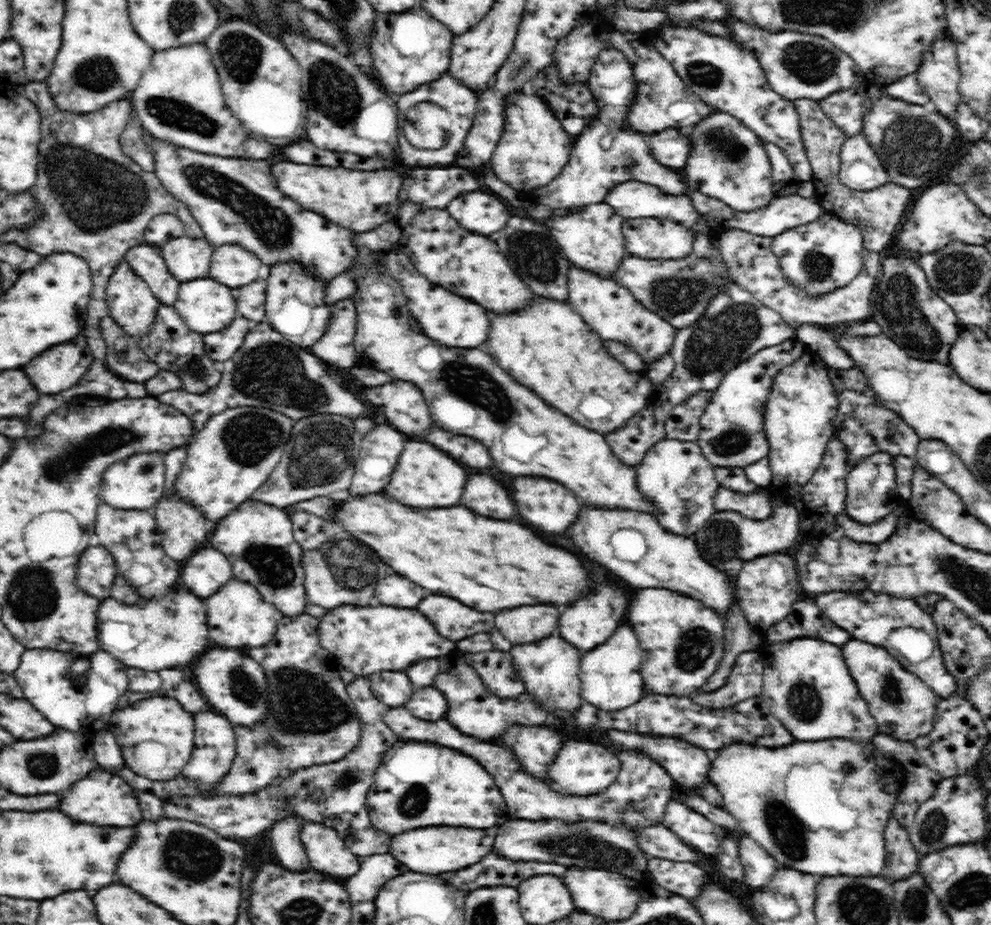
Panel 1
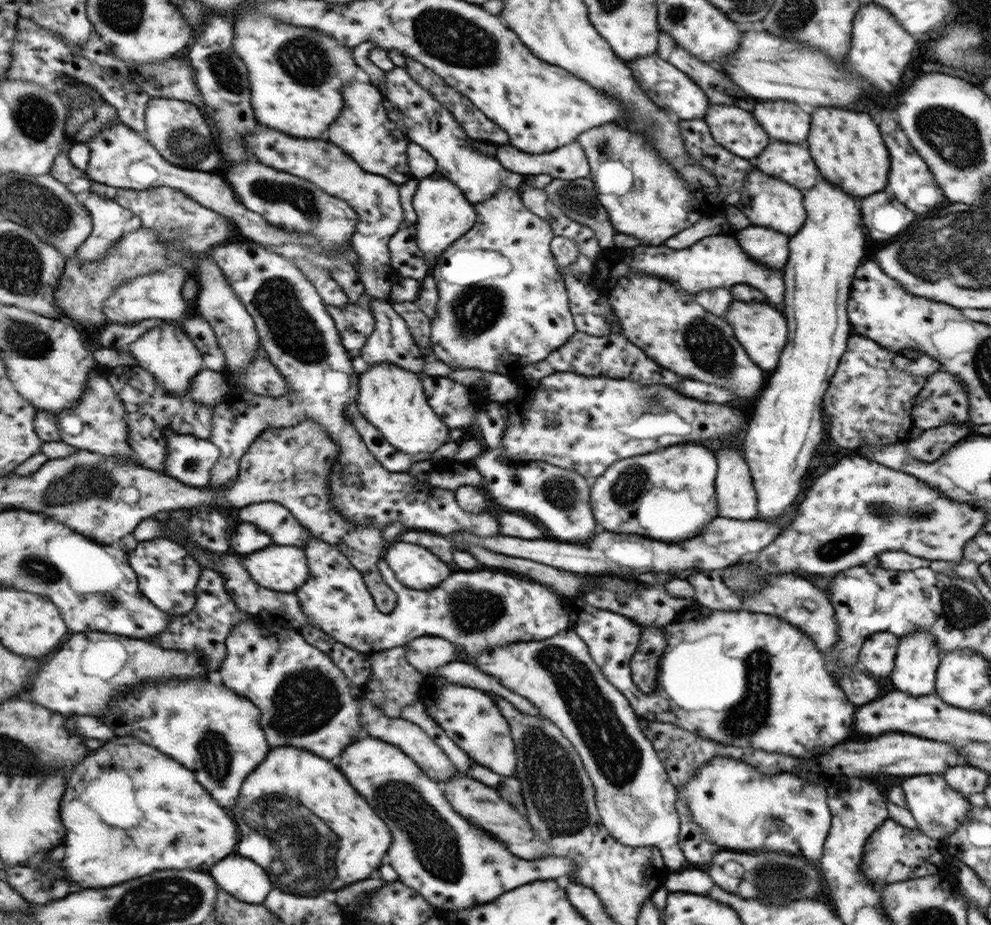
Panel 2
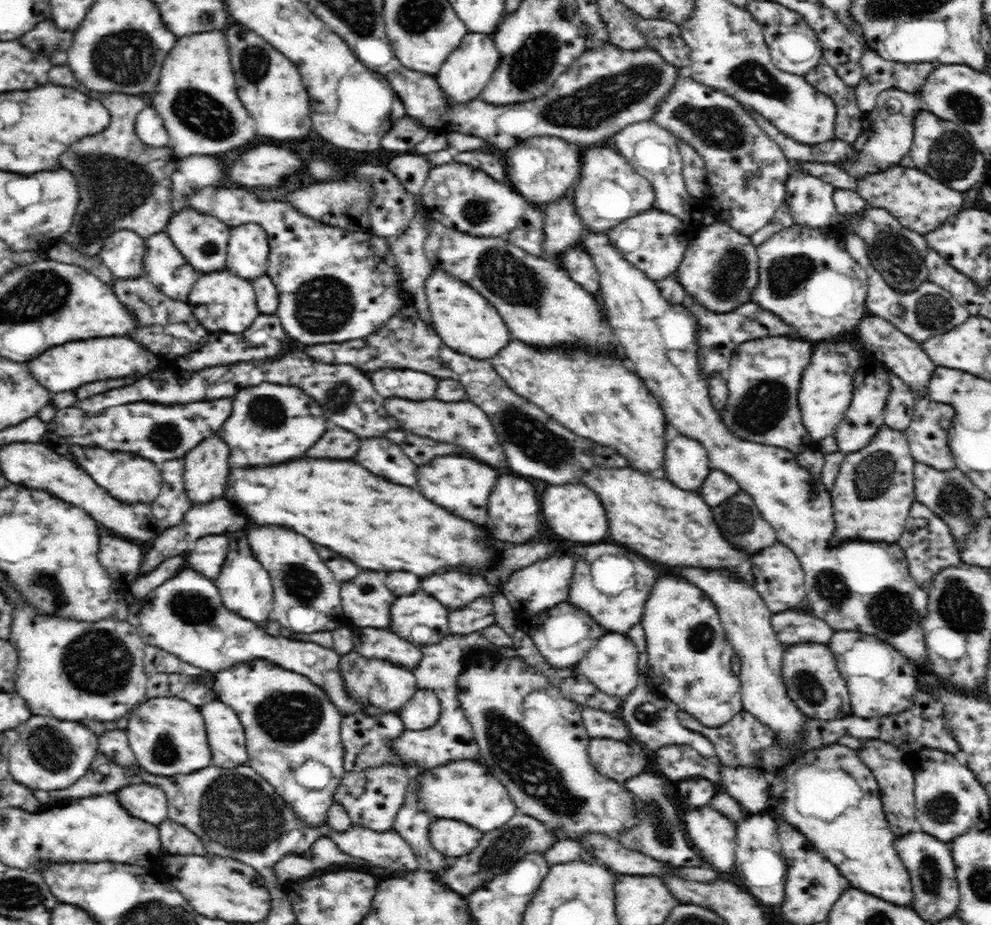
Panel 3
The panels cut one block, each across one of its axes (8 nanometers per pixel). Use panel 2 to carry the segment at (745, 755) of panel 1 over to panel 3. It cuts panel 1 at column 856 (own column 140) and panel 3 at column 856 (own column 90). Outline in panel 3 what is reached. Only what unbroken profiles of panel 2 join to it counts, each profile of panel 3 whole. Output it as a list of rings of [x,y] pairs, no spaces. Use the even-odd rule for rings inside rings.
[[[828,746],[815,750],[807,751],[796,766],[788,764],[780,774],[770,776],[771,798],[765,813],[774,816],[775,811],[790,825],[800,828],[812,844],[840,868],[854,888],[896,906],[911,908],[916,898],[911,875],[893,848],[896,838],[888,830],[882,802],[876,792],[876,778],[872,780],[872,772],[860,766],[857,753],[850,748],[838,750],[838,746]]]

